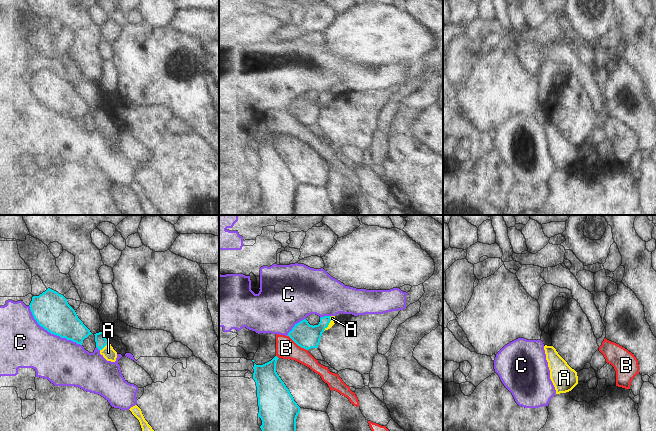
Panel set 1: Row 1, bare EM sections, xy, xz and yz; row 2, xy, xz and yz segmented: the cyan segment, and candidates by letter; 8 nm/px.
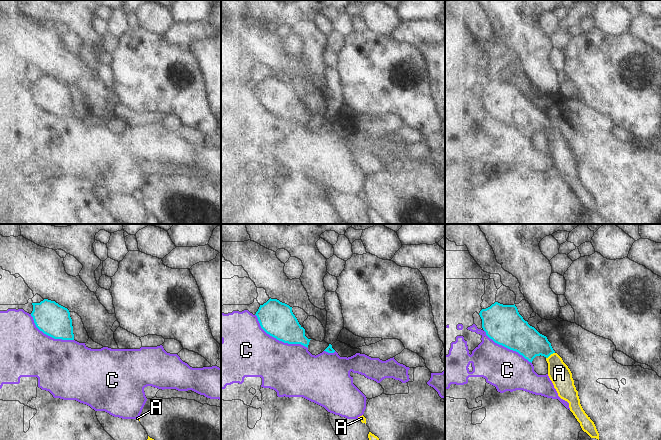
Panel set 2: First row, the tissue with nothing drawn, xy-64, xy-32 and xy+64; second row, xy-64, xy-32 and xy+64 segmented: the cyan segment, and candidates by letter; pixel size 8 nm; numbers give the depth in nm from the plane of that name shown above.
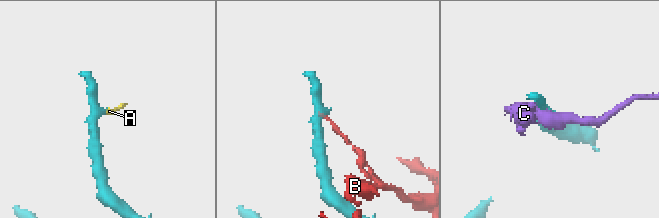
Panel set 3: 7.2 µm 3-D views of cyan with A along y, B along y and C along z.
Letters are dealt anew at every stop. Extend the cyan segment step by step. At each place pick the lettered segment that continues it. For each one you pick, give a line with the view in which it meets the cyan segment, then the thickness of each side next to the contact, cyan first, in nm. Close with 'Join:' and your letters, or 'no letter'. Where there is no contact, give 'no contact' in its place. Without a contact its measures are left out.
A: xz | 200/40 nm
Join: A

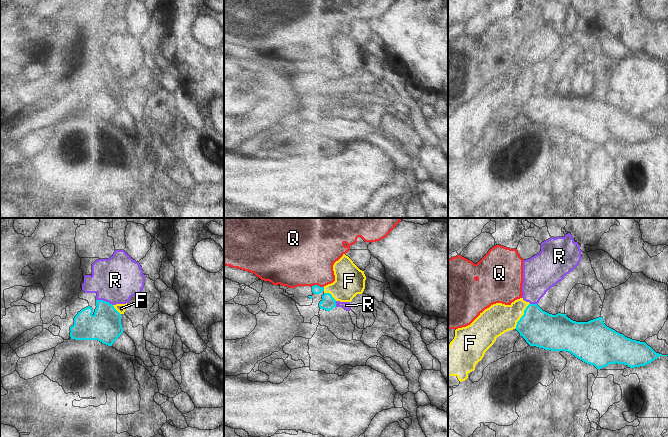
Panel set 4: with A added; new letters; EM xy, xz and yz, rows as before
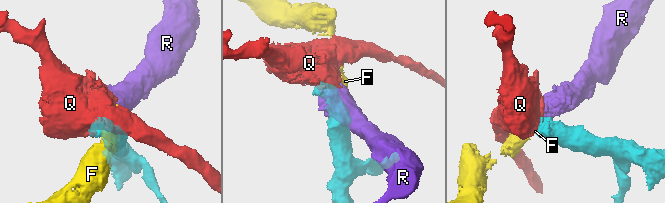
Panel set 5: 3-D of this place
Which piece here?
Join: no letter

